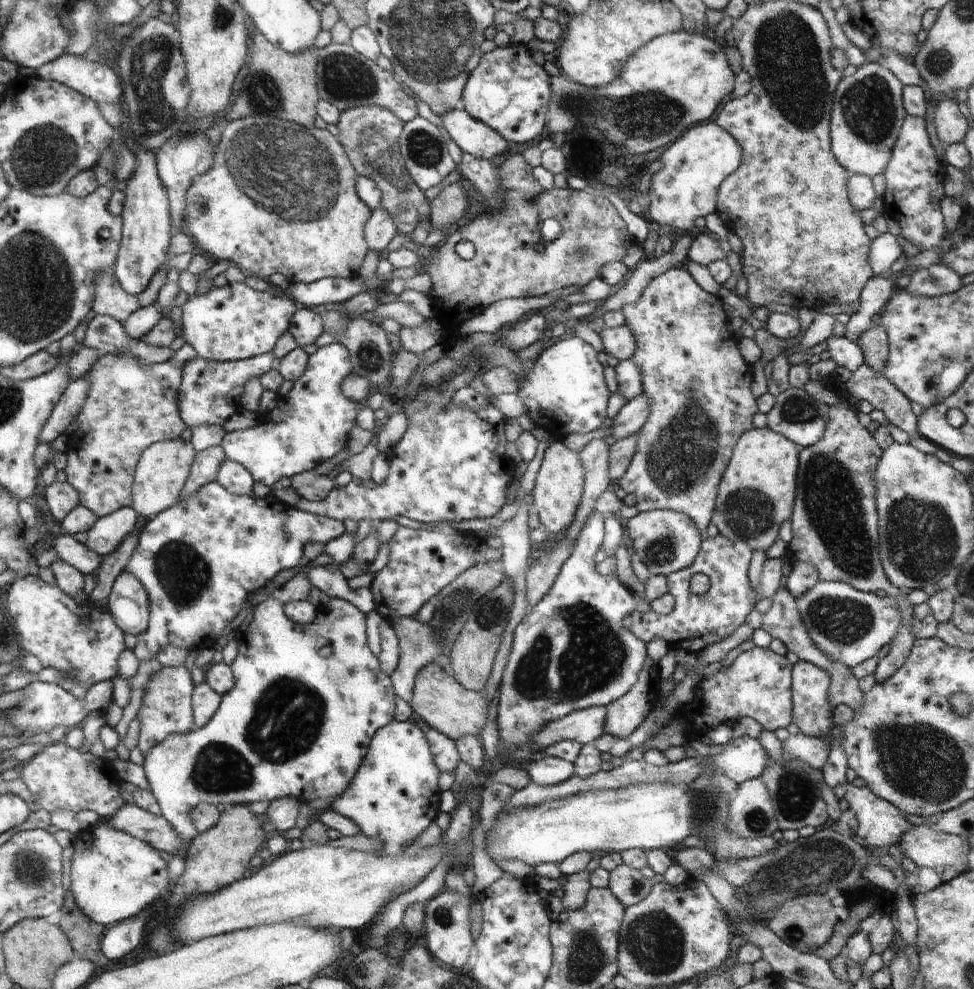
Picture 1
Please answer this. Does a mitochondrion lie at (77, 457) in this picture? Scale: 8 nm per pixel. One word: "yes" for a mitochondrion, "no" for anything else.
no

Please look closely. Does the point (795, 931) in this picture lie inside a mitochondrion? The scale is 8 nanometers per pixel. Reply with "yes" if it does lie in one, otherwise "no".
yes

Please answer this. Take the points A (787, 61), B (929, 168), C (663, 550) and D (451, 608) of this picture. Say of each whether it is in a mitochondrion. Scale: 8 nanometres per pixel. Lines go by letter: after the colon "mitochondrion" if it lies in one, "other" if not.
A: mitochondrion
B: other
C: mitochondrion
D: mitochondrion

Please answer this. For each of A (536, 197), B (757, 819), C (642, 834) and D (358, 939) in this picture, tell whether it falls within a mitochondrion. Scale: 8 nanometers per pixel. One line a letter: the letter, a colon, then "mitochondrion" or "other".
A: other
B: mitochondrion
C: other
D: other

